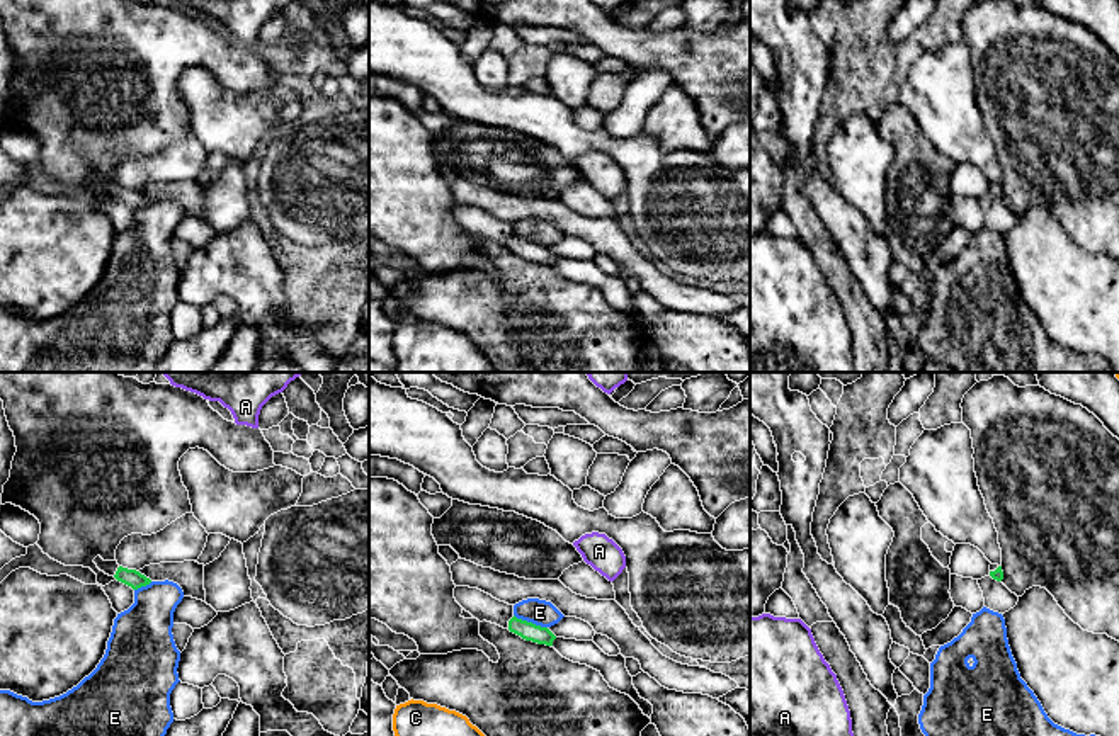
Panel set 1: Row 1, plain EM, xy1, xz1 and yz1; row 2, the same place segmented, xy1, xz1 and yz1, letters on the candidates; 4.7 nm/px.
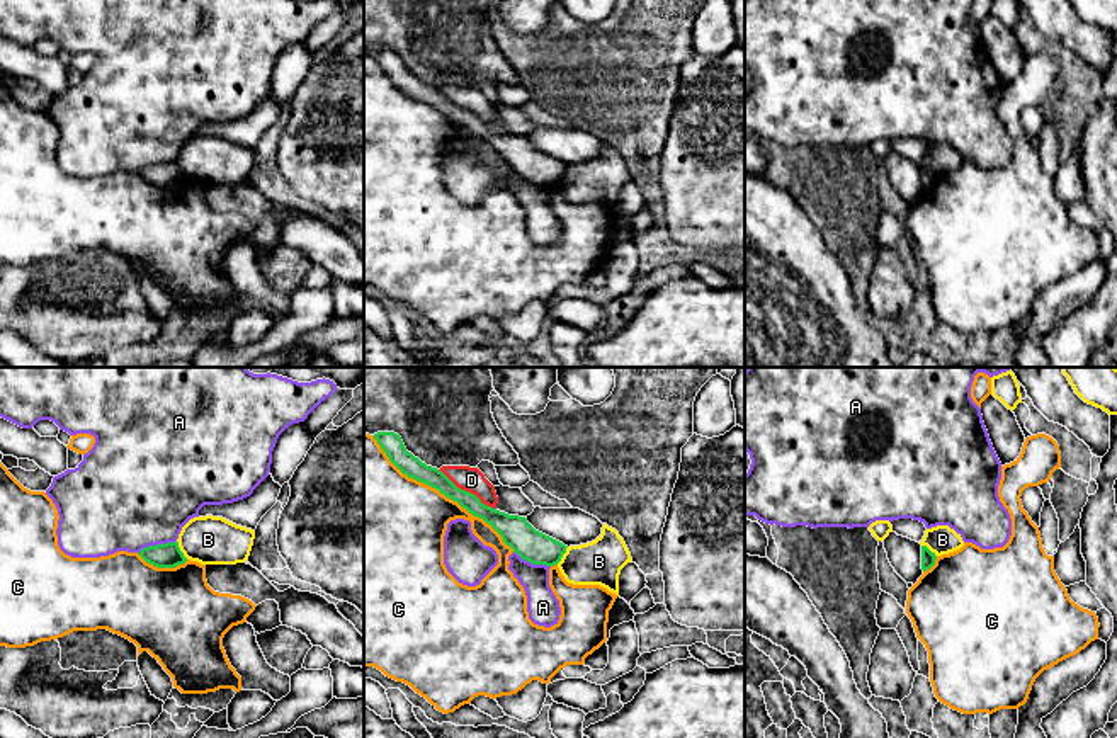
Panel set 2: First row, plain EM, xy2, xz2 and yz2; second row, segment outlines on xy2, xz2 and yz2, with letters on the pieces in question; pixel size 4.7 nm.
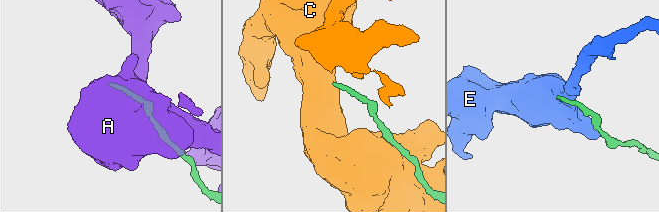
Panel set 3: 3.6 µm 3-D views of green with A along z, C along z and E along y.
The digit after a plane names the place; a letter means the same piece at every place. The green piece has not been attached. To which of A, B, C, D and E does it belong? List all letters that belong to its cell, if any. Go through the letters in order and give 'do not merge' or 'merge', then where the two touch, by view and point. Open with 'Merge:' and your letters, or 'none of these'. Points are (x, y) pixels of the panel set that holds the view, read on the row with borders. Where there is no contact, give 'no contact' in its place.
Merge: none of these
A: do not merge; meets green in xy2 at (157, 544)
B: do not merge; meets green in xy2 at (179, 550)
C: do not merge; meets green in xz2 at (441, 492)
D: do not merge; meets green in xz2 at (466, 492)
E: do not merge; meets green in xz1 at (531, 622)

